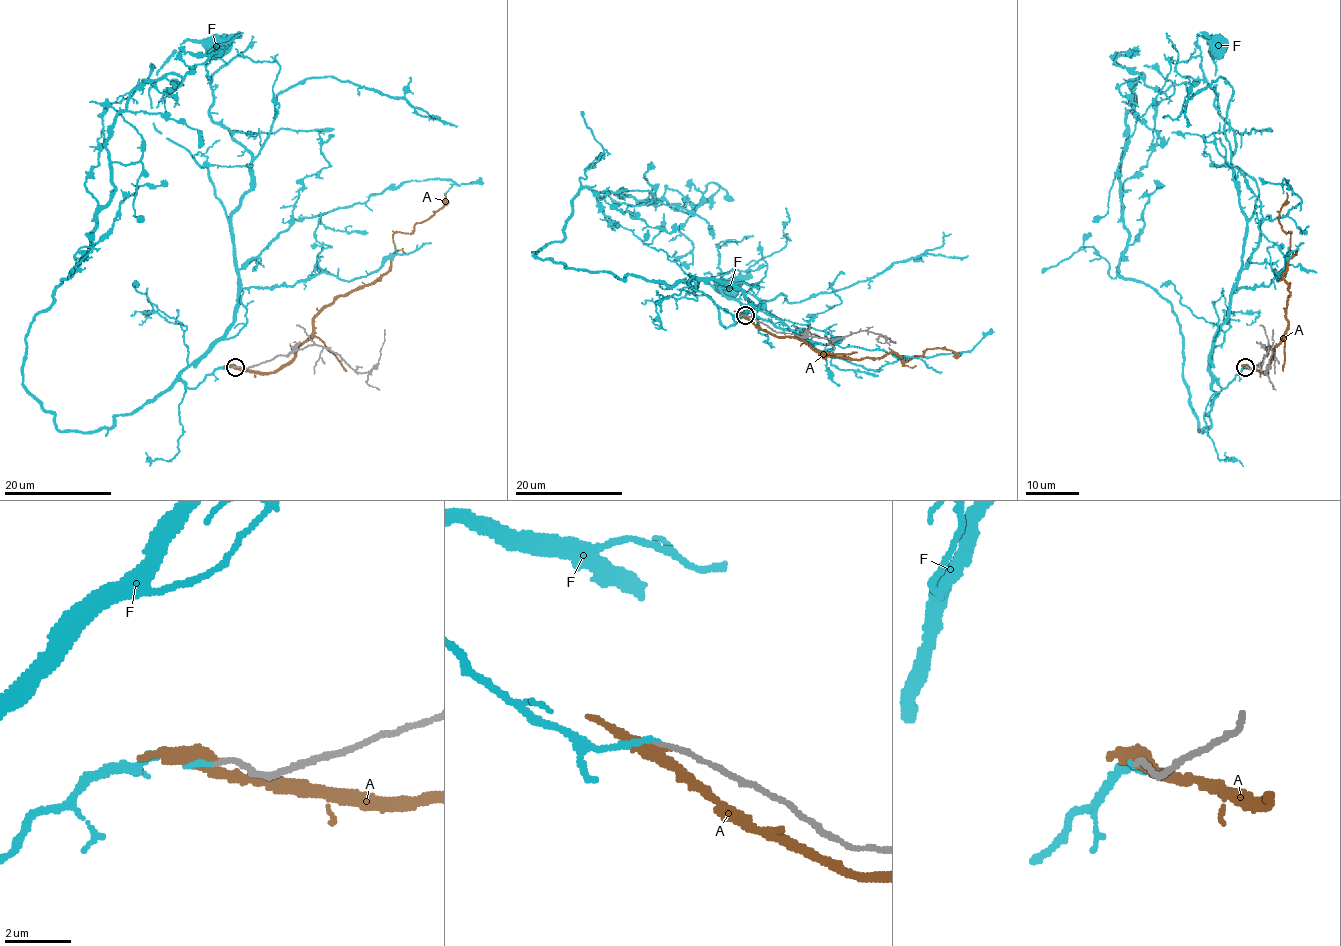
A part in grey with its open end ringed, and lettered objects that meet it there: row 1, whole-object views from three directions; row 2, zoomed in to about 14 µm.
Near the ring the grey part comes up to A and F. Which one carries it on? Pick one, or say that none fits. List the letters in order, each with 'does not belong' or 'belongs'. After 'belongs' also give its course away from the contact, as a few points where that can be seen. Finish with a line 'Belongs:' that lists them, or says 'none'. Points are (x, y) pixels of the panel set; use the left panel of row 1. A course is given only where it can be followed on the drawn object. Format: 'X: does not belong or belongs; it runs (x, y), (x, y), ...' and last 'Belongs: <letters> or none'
A: does not belong
F: belongs; it runs (234, 367), (179, 375), (233, 322), (230, 213), (250, 187), (252, 155), (209, 112), (234, 56), (213, 47)
Belongs: F

